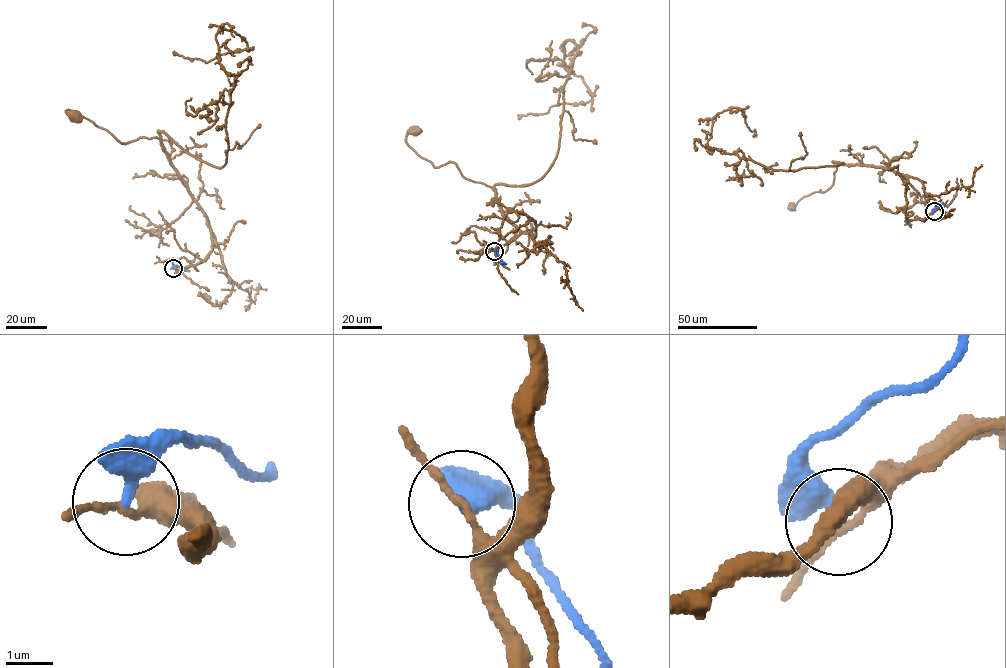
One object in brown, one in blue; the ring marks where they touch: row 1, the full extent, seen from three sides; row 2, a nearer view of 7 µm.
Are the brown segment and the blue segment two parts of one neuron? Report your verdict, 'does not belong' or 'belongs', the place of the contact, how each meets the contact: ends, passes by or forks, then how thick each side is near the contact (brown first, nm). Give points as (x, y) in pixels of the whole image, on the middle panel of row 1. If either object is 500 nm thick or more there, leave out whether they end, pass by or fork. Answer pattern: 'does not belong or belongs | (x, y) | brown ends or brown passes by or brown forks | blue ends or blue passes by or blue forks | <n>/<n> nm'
does not belong | (494, 251) | brown passes by | blue ends | 140/360 nm

